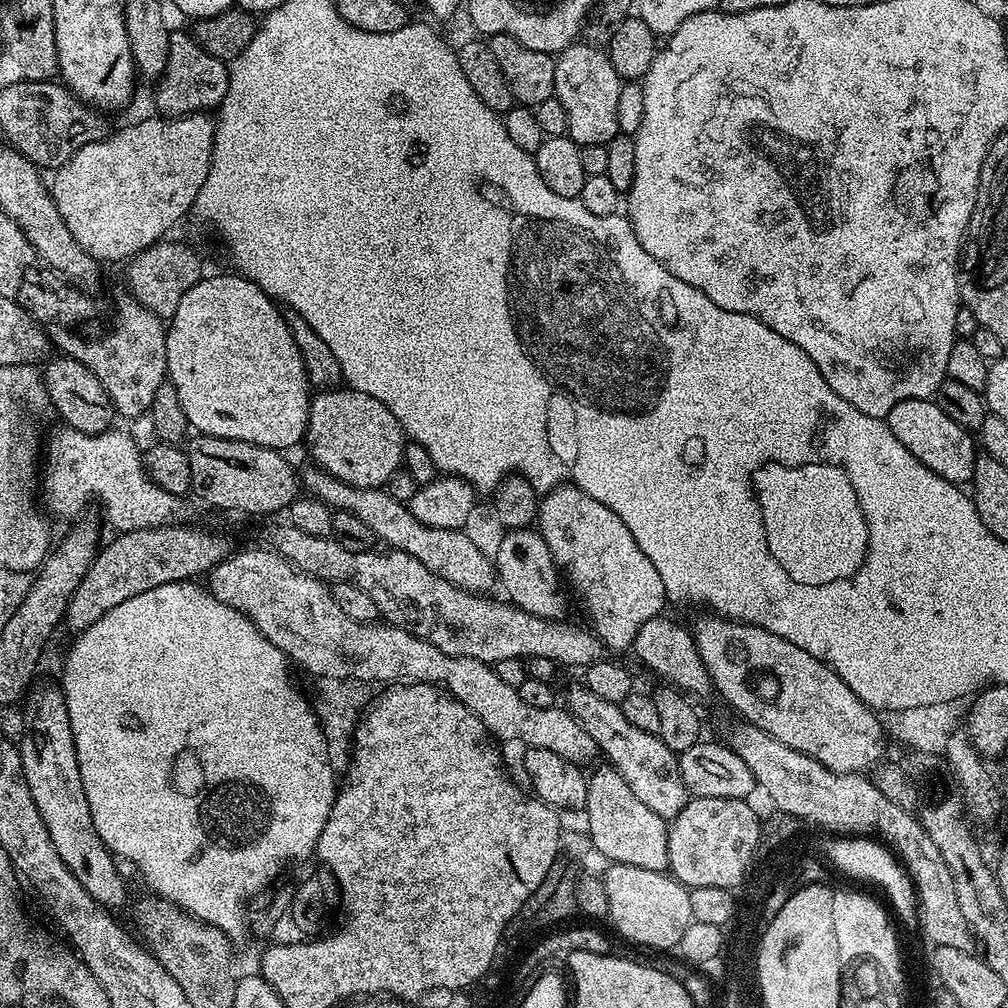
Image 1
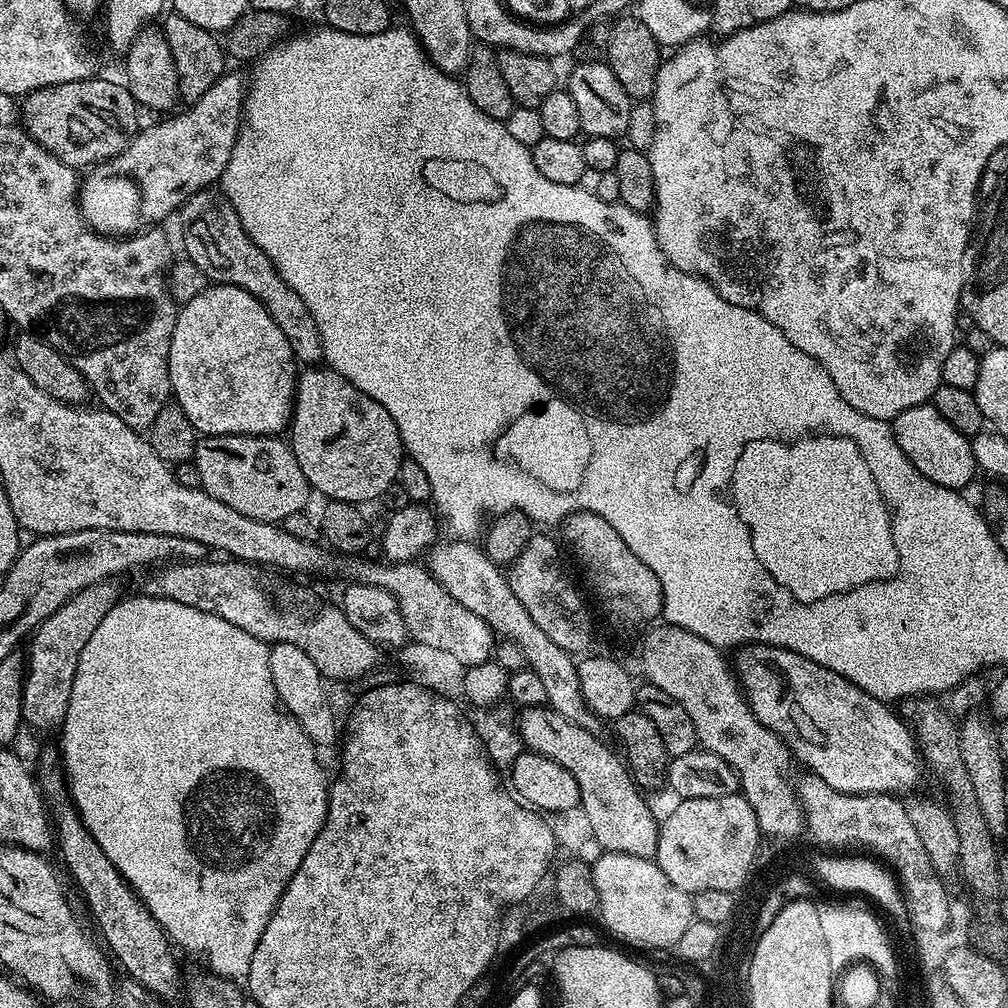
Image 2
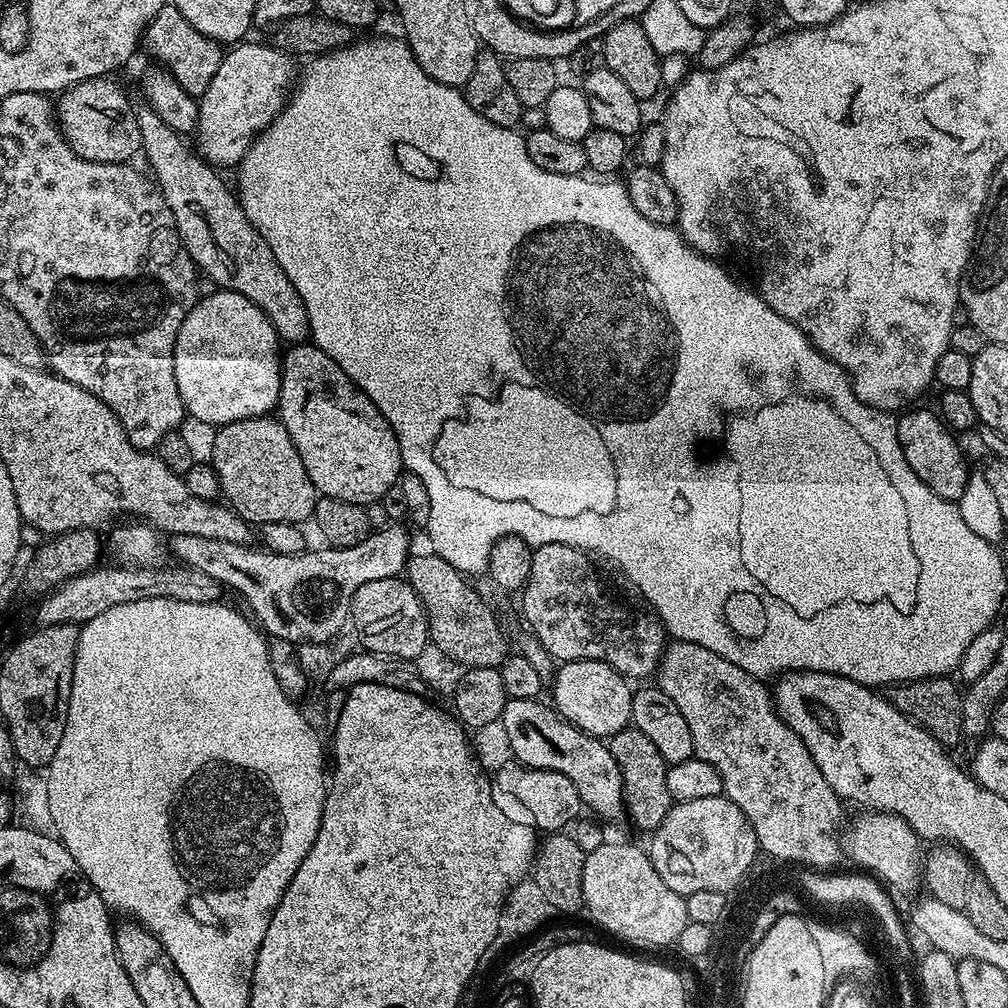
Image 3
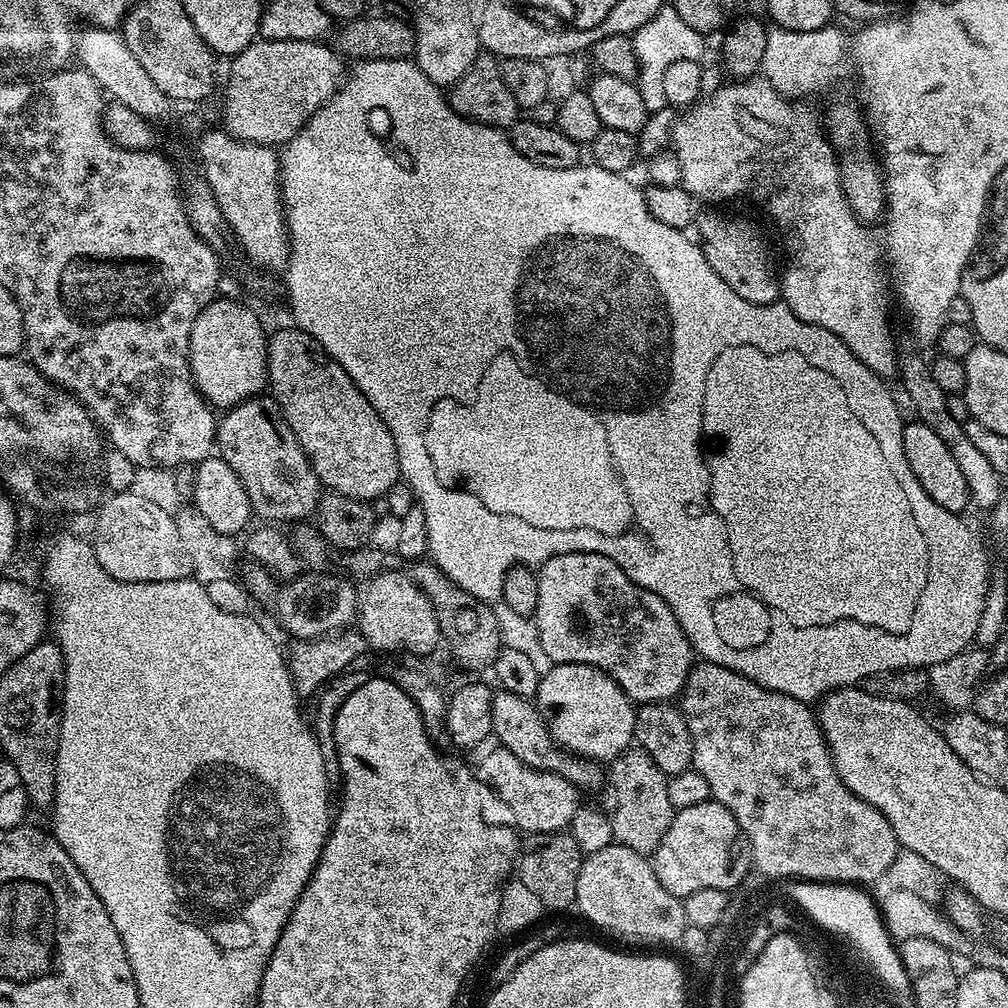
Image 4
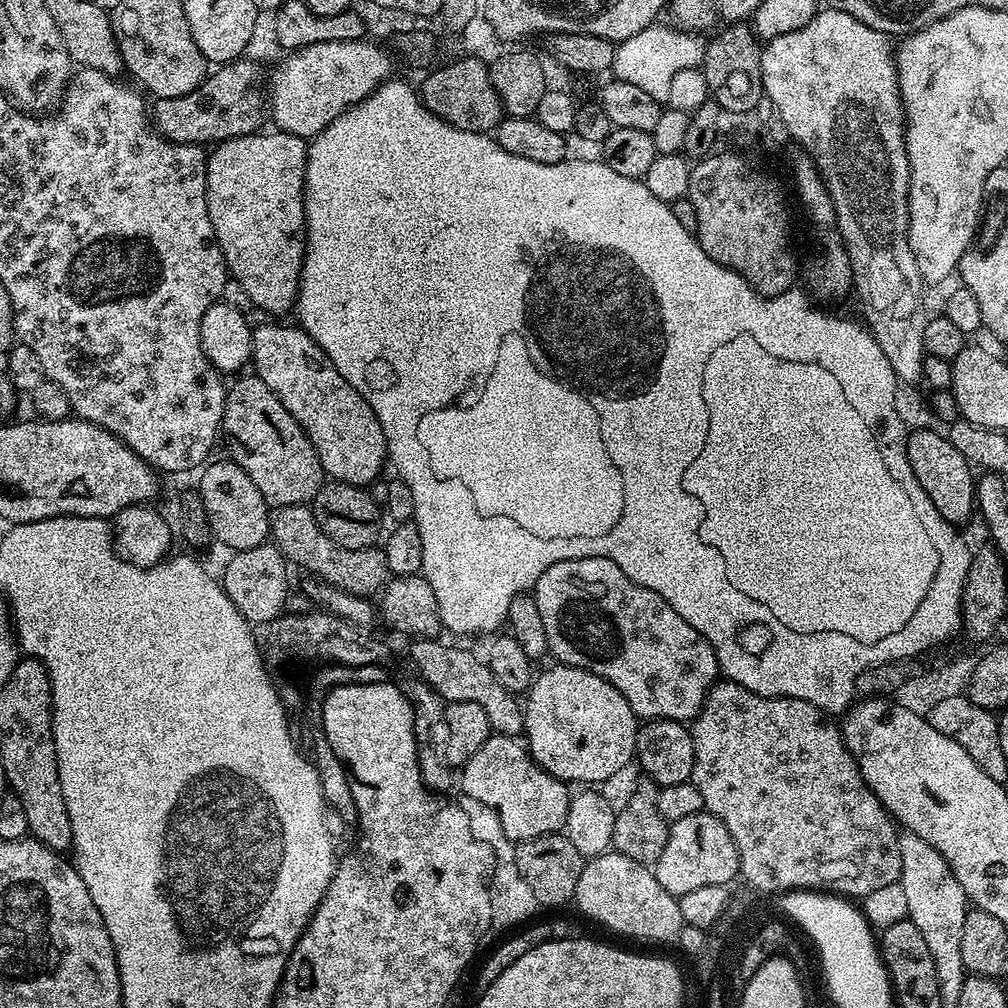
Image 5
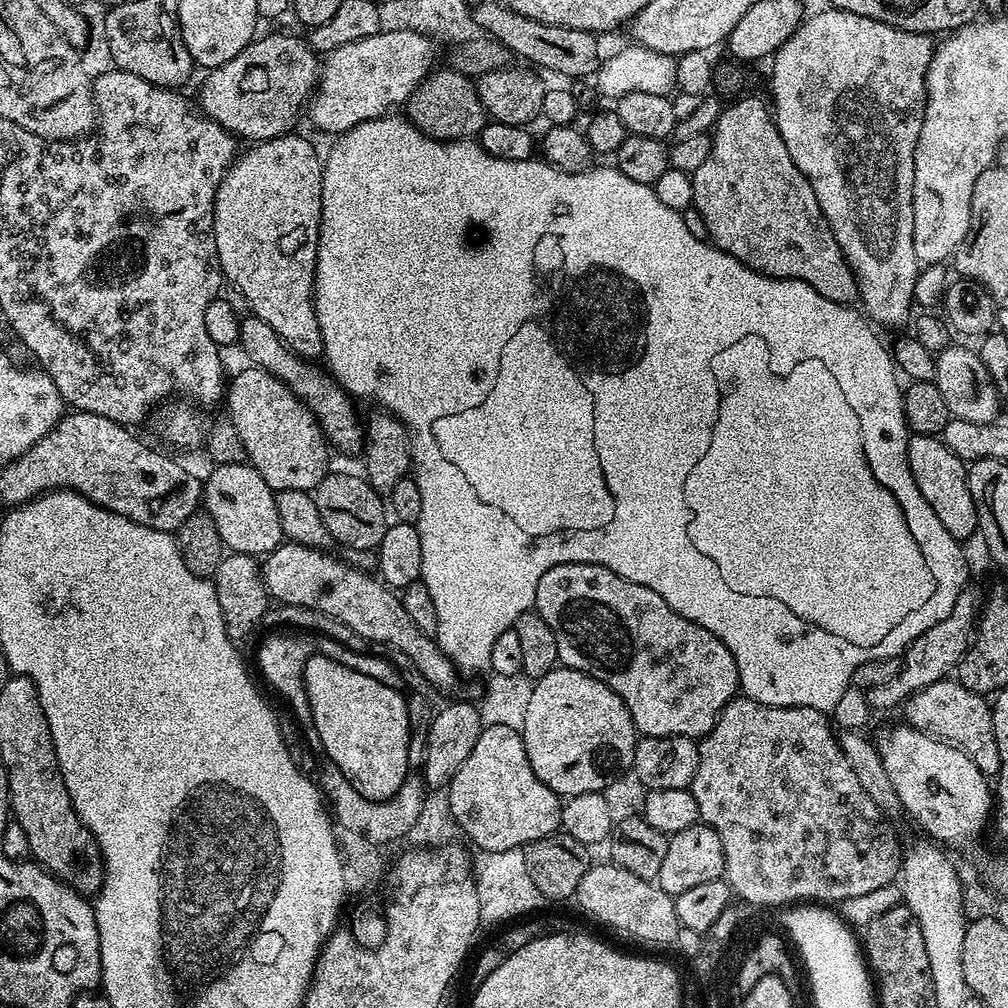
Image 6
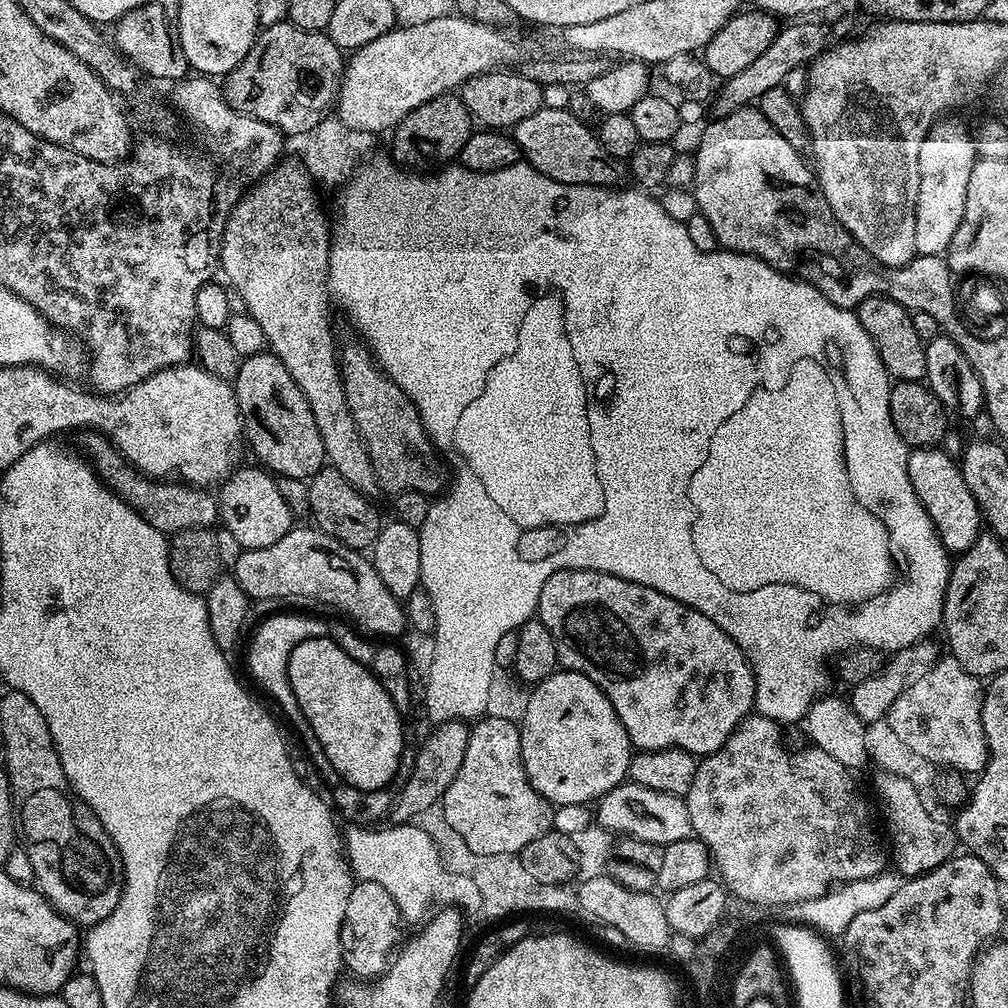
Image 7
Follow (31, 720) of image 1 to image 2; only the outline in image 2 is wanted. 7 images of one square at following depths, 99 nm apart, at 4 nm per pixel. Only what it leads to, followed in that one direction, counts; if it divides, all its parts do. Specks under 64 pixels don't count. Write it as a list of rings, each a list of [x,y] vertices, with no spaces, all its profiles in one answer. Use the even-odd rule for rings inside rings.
[[[55,747],[46,749],[40,756],[40,764],[48,769],[41,776],[38,776],[39,787],[42,789],[47,803],[49,805],[51,805],[50,803],[56,804],[56,816],[54,812],[55,843],[58,845],[58,848],[60,844],[60,856],[64,859],[64,864],[68,867],[68,872],[72,875],[72,880],[76,883],[77,890],[84,895],[84,900],[88,903],[88,912],[92,915],[92,920],[96,923],[97,930],[100,931],[101,937],[99,936],[99,939],[106,945],[111,959],[116,959],[124,967],[123,975],[127,979],[138,982],[147,992],[151,992],[153,996],[161,1001],[172,1000],[179,992],[181,995],[182,980],[180,984],[180,968],[176,965],[175,954],[177,955],[177,953],[174,951],[172,941],[164,933],[163,926],[152,917],[148,907],[140,901],[139,894],[124,881],[122,874],[110,862],[110,858],[106,858],[106,854],[102,854],[102,848],[98,846],[98,842],[94,842],[94,838],[86,830],[84,823],[80,821],[80,813],[76,811],[76,806],[72,803],[70,793],[65,785],[63,771],[57,767],[57,749]]]

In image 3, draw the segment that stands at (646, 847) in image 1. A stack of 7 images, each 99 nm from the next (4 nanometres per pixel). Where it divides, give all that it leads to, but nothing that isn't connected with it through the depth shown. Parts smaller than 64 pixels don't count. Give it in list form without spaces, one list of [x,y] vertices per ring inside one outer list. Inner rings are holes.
[[[543,699],[503,701],[500,723],[510,738],[510,750],[515,763],[526,768],[549,768],[566,774],[578,790],[580,803],[597,817],[616,820],[625,815],[623,778],[609,745],[601,737],[586,734],[578,726],[561,718],[555,707],[543,704]]]

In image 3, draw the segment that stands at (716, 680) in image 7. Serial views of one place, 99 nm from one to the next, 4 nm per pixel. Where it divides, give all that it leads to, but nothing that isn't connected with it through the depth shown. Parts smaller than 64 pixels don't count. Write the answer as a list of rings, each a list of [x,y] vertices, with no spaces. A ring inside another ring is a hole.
[[[544,544],[533,551],[530,578],[522,589],[524,620],[532,627],[531,635],[556,662],[597,660],[611,664],[625,678],[640,680],[636,682],[647,681],[644,680],[647,676],[655,677],[666,647],[666,633],[659,616],[648,610],[639,612],[636,608],[627,608],[622,601],[615,600],[608,593],[607,586],[600,581],[595,566],[588,560],[591,560],[589,553],[565,544]]]

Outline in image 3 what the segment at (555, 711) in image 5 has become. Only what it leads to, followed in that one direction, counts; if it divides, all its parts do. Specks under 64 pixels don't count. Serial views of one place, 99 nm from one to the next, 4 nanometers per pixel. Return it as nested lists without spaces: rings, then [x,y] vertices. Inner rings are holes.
[[[570,660],[561,663],[555,669],[550,692],[551,688],[551,703],[561,718],[578,726],[586,734],[609,738],[629,727],[634,688],[611,664],[597,660]]]

